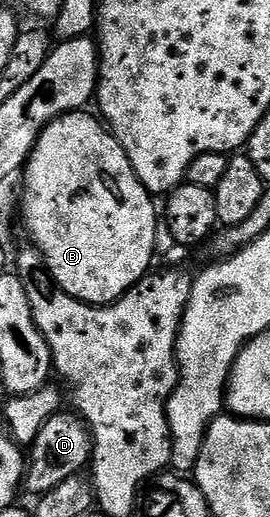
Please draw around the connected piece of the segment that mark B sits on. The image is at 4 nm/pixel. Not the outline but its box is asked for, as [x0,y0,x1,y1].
[22,110,156,305]

